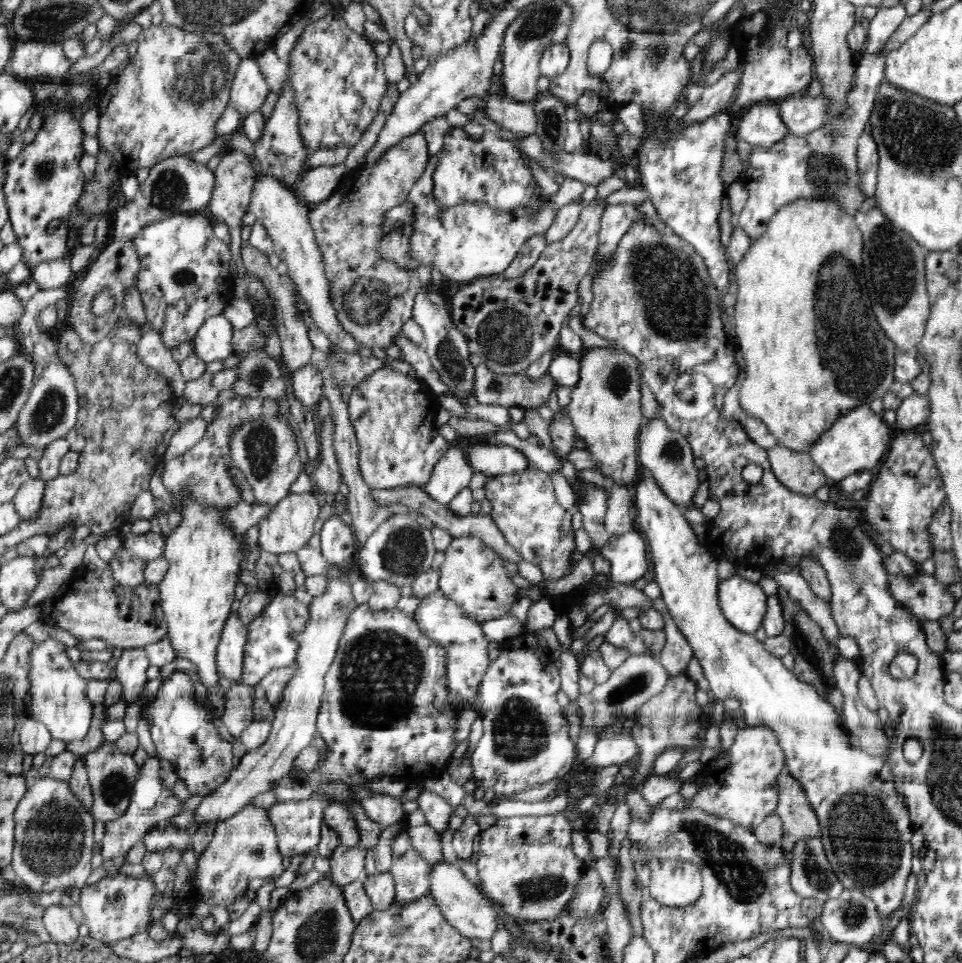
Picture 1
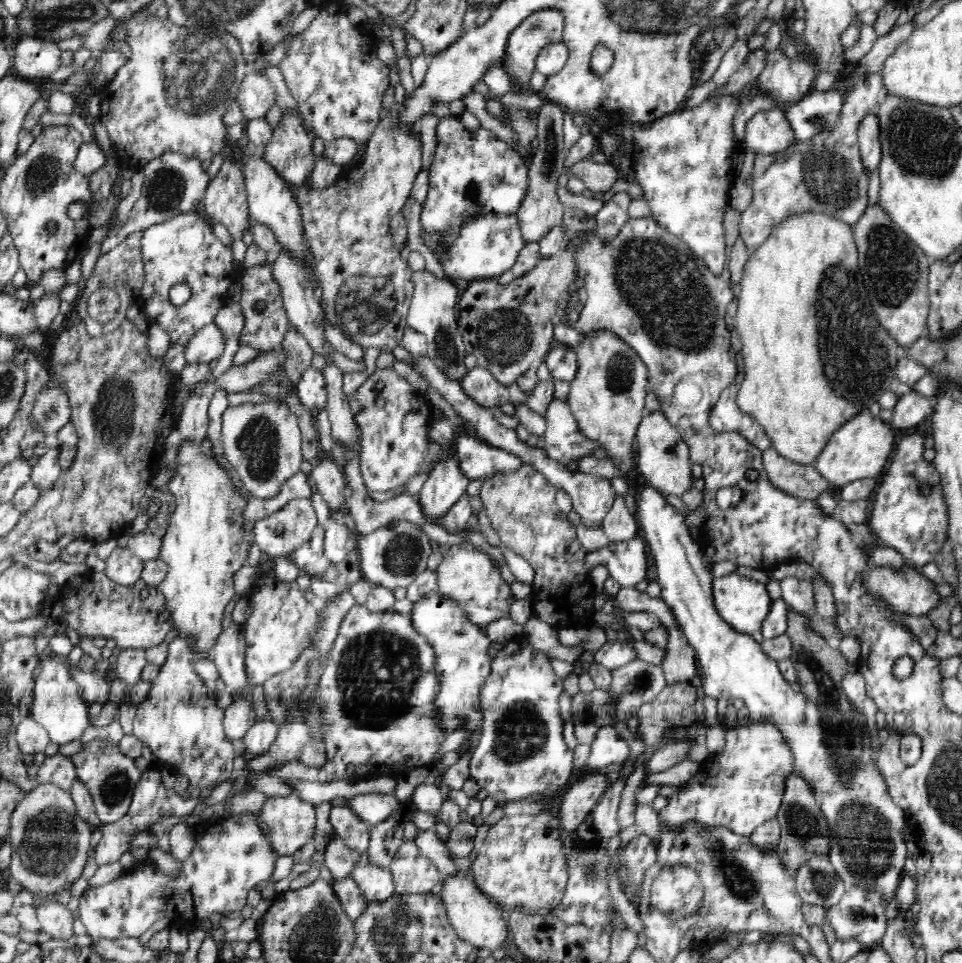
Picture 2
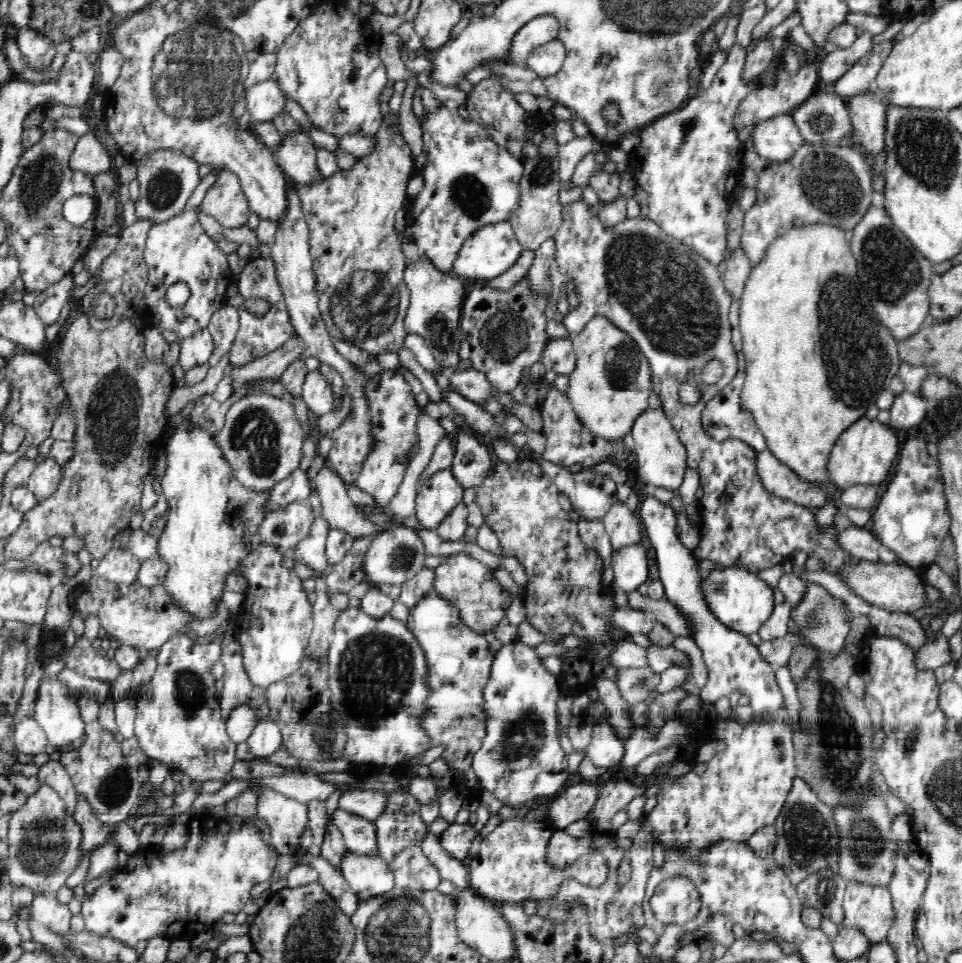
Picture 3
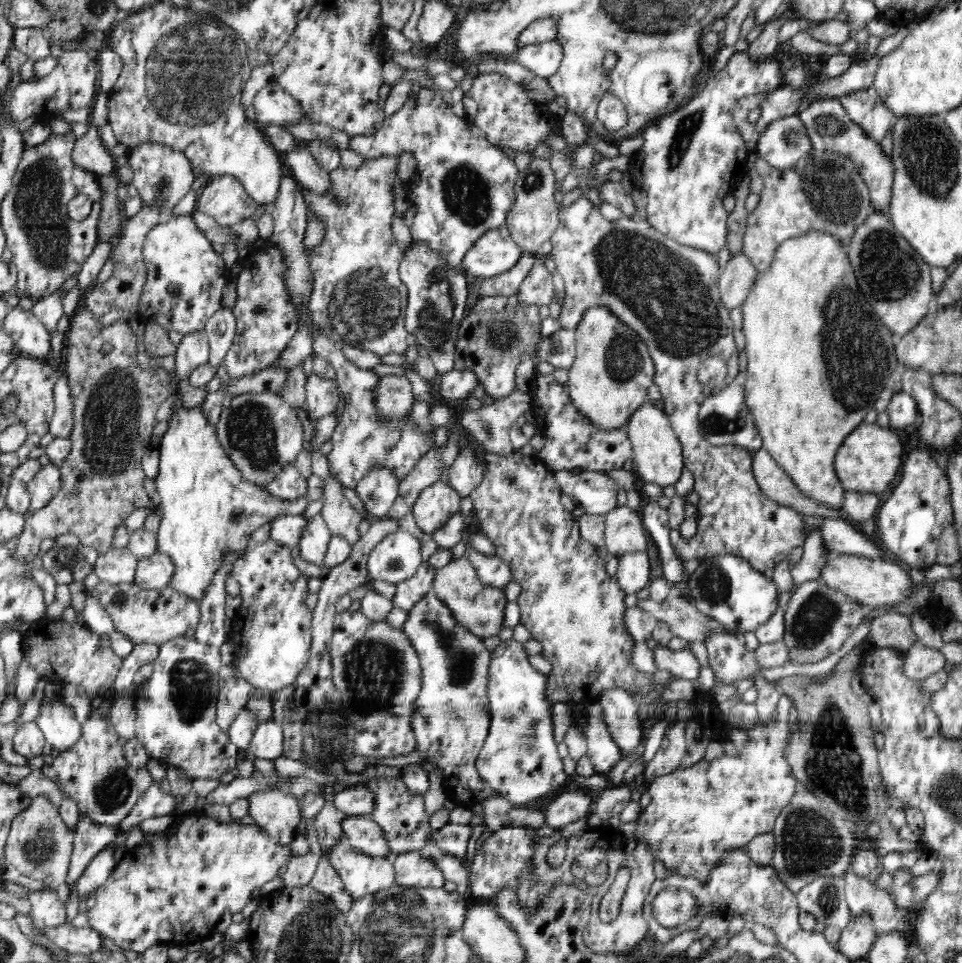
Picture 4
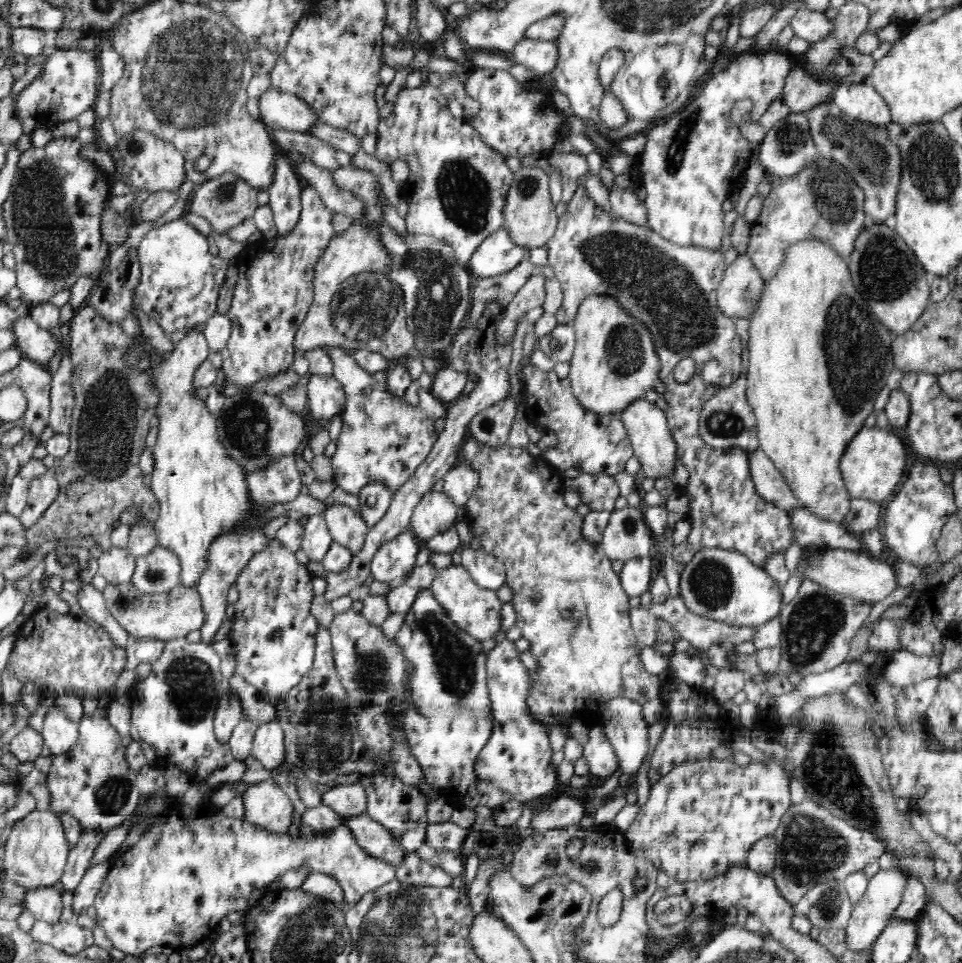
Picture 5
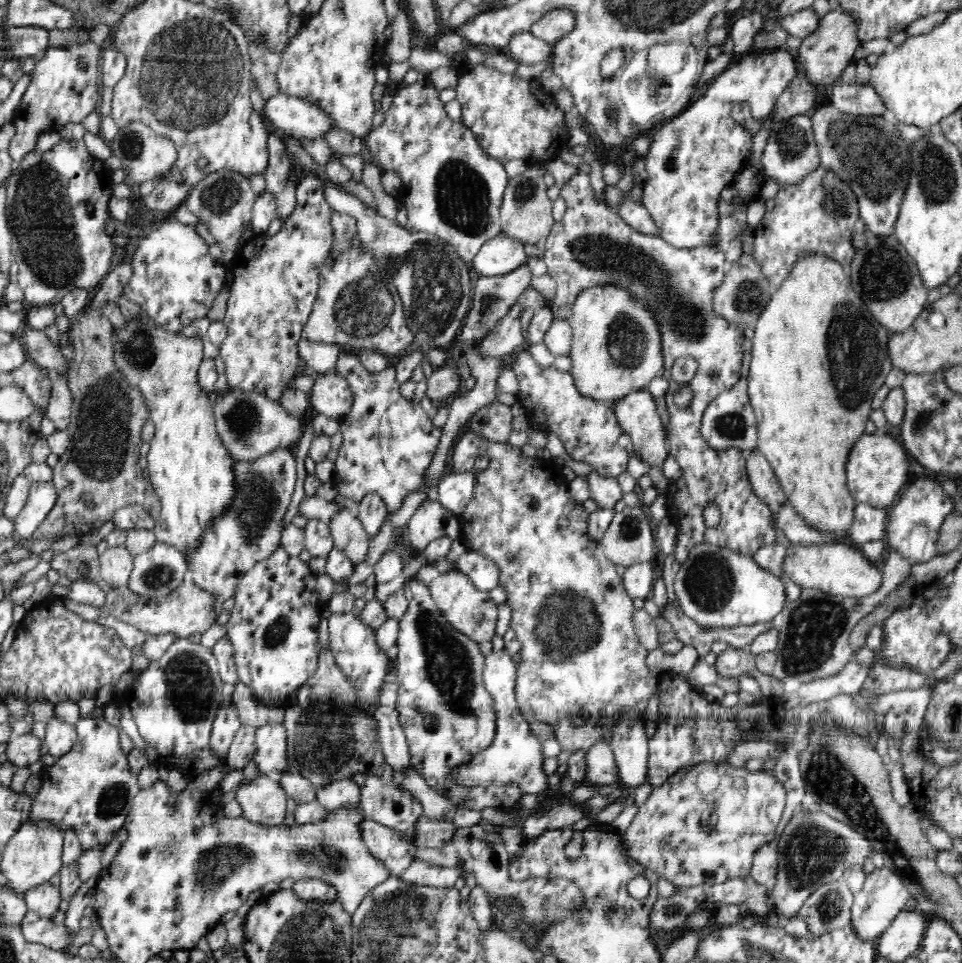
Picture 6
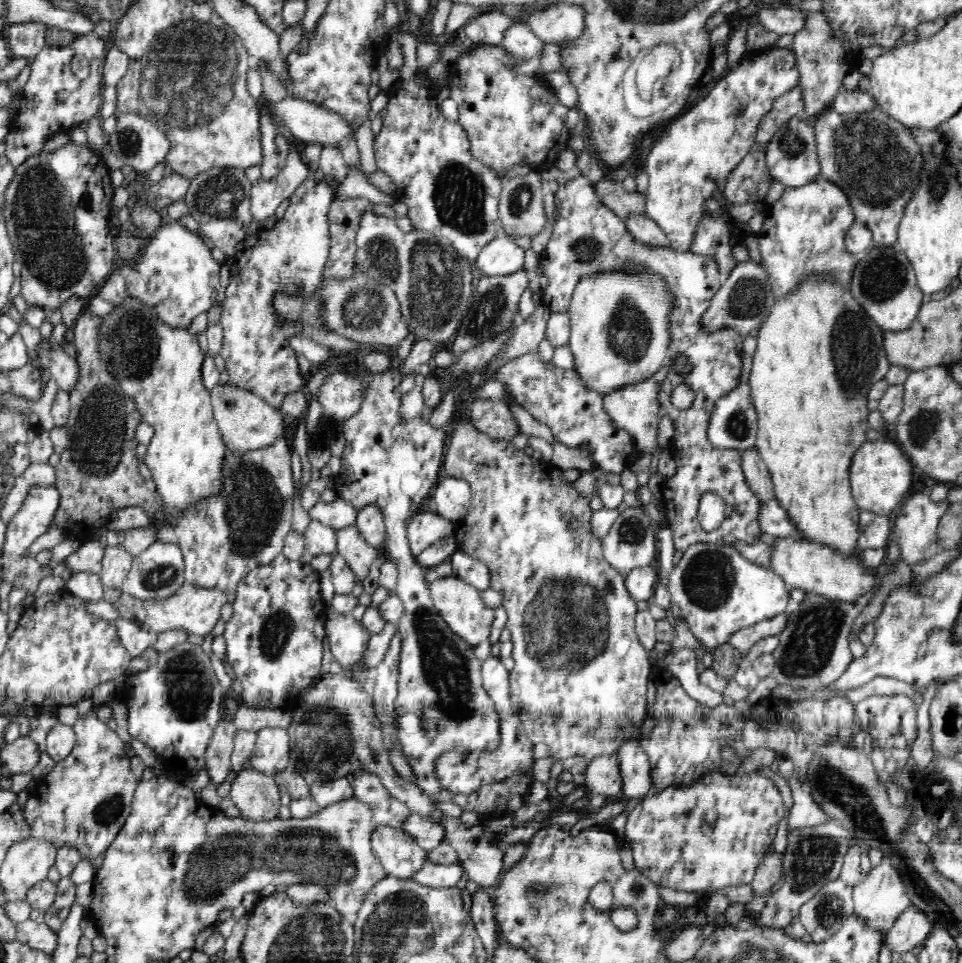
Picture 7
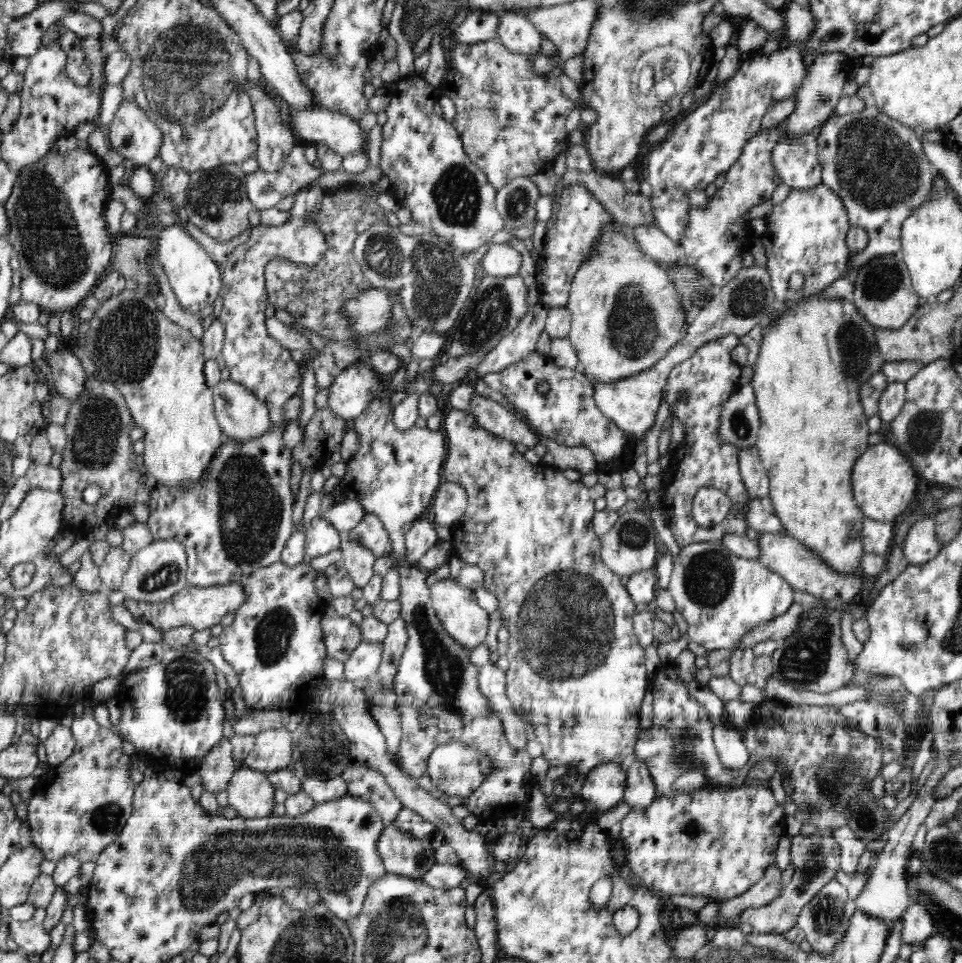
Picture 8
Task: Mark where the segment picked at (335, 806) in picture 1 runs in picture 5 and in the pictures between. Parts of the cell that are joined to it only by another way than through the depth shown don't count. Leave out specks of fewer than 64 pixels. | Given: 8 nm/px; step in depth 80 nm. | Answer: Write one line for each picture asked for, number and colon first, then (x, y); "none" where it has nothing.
2: (355, 832)
3: (359, 834)
4: (364, 833)
5: (377, 841)

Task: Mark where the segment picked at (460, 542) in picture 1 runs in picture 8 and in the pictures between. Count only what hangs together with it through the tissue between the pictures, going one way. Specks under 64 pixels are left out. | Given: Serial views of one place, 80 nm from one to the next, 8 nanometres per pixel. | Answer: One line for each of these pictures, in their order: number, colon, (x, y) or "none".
2: (466, 574)
3: (469, 585)
4: (478, 607)
5: (476, 610)
6: (468, 609)
7: (459, 604)
8: (456, 606)

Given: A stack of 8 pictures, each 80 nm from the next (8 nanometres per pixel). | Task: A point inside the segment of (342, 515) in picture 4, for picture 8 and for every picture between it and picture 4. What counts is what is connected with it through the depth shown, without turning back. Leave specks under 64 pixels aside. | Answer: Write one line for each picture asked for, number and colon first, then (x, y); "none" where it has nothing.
5: (347, 528)
6: (349, 535)
7: (359, 555)
8: (357, 560)

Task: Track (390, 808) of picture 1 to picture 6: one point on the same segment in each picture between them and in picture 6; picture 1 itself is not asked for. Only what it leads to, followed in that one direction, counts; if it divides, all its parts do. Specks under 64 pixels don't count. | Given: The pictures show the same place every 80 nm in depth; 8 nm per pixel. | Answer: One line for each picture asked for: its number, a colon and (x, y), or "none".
2: (372, 808)
3: (368, 804)
4: (354, 800)
5: (348, 799)
6: (341, 793)

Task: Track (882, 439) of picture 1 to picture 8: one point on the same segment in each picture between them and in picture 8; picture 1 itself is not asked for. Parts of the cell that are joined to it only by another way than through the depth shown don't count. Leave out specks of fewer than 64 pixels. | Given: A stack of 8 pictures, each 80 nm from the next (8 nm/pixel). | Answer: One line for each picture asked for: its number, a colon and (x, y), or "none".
2: (859, 449)
3: (864, 452)
4: (868, 461)
5: (874, 463)
6: (876, 469)
7: (880, 473)
8: (884, 482)

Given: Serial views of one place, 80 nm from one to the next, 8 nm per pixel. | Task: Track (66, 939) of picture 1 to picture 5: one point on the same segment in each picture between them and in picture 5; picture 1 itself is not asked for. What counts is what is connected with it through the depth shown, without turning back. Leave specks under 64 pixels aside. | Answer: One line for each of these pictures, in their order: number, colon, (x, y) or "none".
2: (56, 919)
3: (47, 910)
4: (47, 910)
5: (45, 903)

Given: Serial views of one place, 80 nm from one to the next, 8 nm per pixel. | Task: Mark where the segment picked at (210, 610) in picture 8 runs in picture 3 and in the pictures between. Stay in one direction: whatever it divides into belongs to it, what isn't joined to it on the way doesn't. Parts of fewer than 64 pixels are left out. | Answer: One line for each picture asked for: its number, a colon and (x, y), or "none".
3: (141, 617)
4: (155, 616)
5: (166, 615)
6: (188, 610)
7: (192, 609)

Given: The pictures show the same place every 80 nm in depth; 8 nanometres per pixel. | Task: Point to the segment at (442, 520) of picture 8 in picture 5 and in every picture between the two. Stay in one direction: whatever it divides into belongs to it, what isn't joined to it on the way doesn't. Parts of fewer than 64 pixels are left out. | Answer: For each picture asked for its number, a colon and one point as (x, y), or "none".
5: (460, 482)
6: (455, 489)
7: (452, 496)

